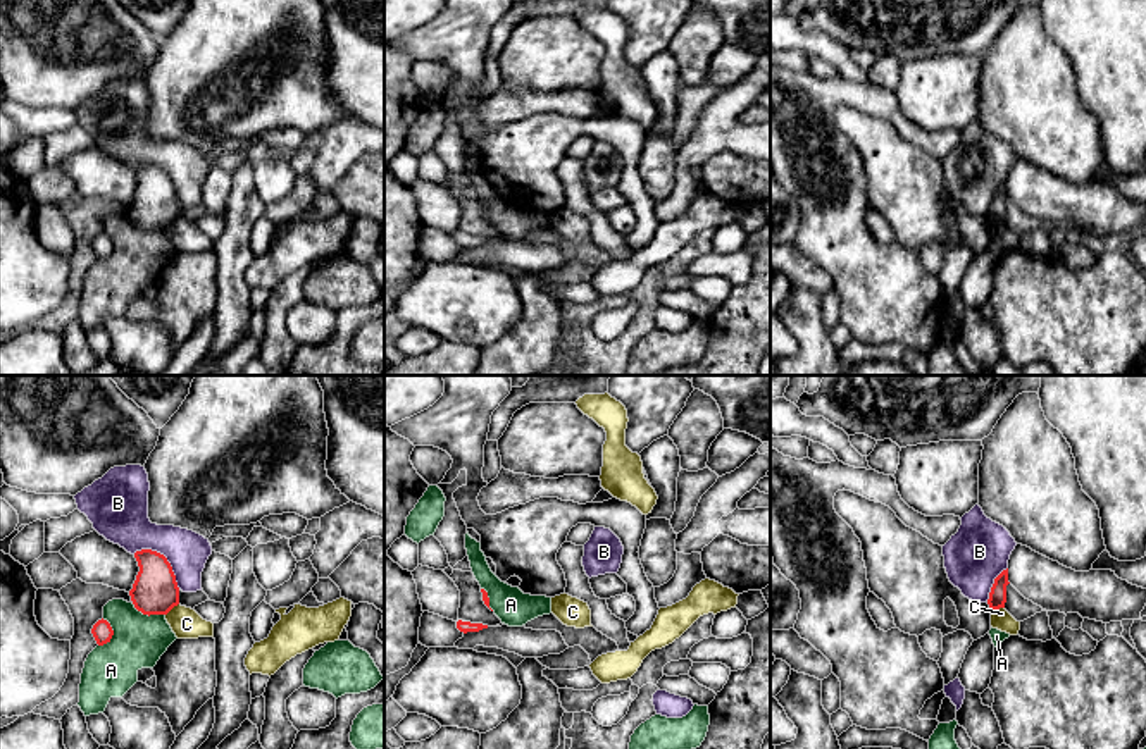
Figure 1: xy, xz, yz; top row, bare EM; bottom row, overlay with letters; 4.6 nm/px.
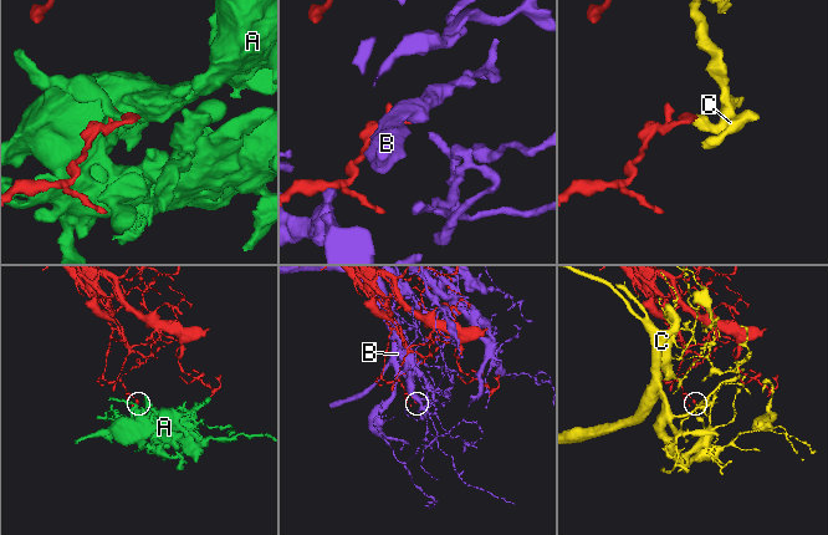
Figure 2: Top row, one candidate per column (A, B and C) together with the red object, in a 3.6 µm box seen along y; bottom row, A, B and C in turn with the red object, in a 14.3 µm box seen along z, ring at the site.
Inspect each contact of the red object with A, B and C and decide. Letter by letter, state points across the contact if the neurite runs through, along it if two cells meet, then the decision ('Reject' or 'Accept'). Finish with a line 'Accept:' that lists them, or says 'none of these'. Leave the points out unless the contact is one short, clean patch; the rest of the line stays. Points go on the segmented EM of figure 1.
A: Boundary: xy (102, 619), (109, 624), (112, 636), (99, 646). Reject
B: Reject
C: Reject
Accept: none of these

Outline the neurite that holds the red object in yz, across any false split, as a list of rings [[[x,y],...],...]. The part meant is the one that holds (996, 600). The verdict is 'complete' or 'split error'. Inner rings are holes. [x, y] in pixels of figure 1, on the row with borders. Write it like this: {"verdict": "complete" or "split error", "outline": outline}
{"verdict": "complete", "outline": [[[1008,568],[1003,570],[996,579],[989,592],[987,604],[991,610],[1005,608],[1006,603],[1006,585],[1008,585]]]}

